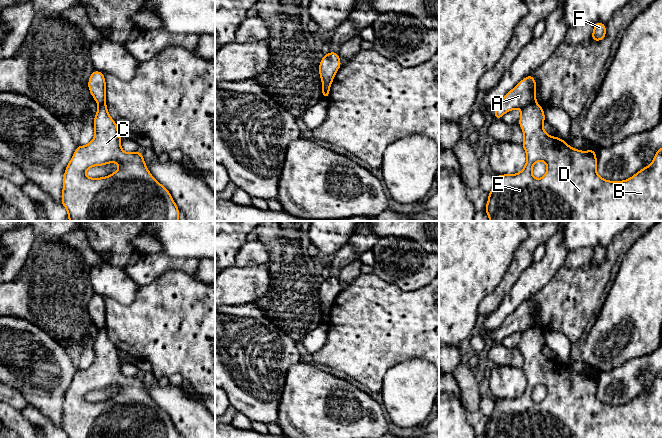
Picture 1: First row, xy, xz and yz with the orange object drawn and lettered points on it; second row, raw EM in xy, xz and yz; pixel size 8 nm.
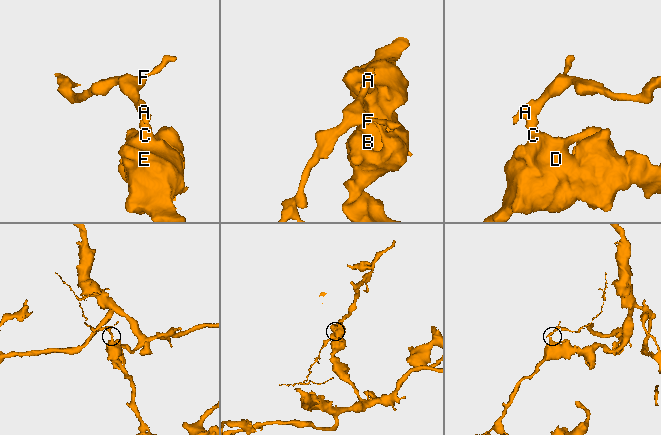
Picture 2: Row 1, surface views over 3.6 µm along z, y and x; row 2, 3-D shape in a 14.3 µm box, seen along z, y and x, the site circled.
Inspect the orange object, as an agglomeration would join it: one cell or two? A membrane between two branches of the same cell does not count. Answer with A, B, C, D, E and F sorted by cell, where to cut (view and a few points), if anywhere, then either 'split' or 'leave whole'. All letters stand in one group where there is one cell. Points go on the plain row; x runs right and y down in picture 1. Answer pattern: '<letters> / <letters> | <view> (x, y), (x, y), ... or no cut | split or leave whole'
A F / B C D E | yz (535, 327), (528, 328), (521, 333) | split

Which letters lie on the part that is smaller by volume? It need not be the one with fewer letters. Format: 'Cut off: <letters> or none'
Cut off: A, F

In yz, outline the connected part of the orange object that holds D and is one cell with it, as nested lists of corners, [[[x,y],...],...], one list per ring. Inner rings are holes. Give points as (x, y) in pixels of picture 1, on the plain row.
[[[532,328],[521,333],[518,348],[524,357],[522,370],[527,385],[518,398],[495,399],[493,412],[488,418],[489,425],[484,432],[487,438],[663,438],[663,371],[656,375],[649,390],[642,392],[630,403],[608,405],[597,398],[595,373],[580,375],[571,372],[557,360],[549,360],[543,353],[544,345],[541,329]],[[538,385],[544,385],[547,389],[547,395],[541,403],[532,399],[532,391]]]

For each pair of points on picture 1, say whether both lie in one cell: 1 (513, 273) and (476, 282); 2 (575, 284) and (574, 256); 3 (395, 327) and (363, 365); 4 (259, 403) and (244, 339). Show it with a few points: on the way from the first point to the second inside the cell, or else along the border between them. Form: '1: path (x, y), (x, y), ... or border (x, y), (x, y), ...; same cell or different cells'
1: border (514, 254), (503, 278), (490, 295); different cells
2: border (589, 261), (578, 267), (570, 268); different cells
3: path (389, 336), (369, 356); same cell
4: path (254, 387), (253, 374), (246, 355); same cell

